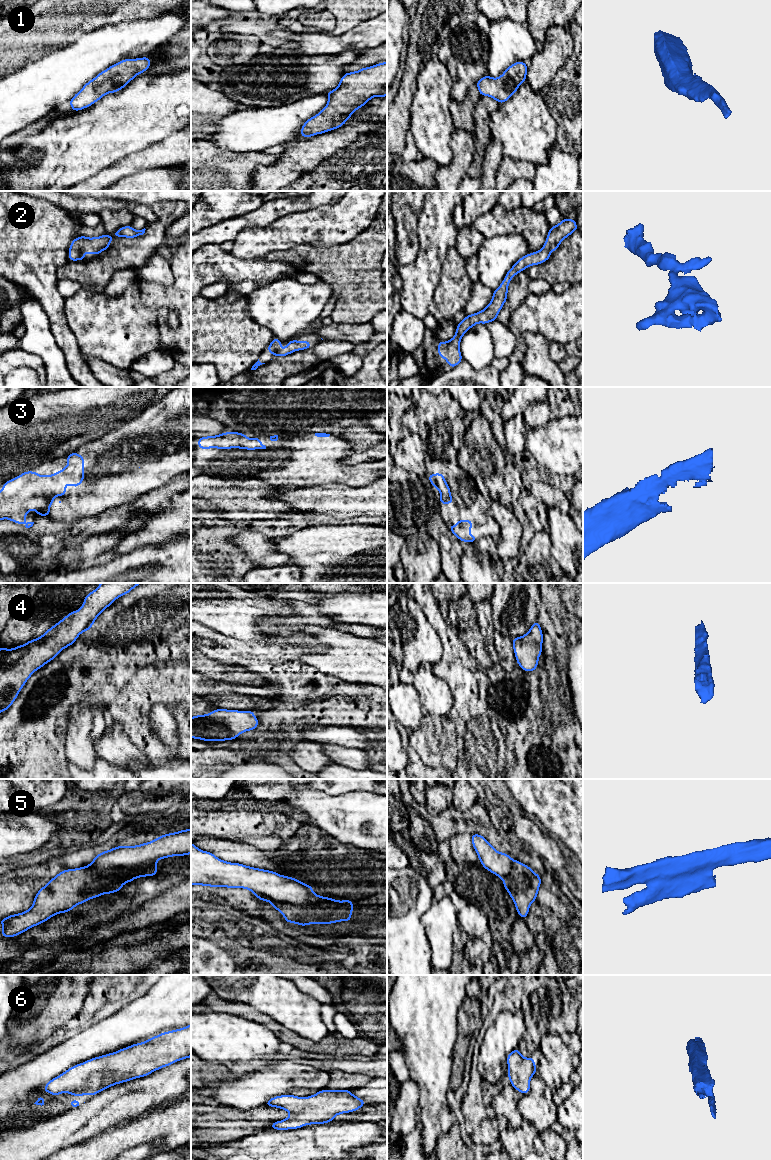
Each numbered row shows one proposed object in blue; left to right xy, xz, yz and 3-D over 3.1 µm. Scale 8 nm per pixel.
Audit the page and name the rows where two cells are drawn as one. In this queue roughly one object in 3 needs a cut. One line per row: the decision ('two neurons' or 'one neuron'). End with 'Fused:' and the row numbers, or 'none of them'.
1: one neuron
2: one neuron
3: one neuron
4: one neuron
5: two neurons
6: one neuron
Fused: 5

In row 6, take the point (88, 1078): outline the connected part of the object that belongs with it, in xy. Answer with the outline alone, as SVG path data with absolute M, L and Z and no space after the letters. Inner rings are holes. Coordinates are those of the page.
M191 1024L77 1064L49 1080L43 1090L52 1094L53 1097L60 1093L69 1093L73 1096L96 1095L110 1086L145 1077L156 1070L189 1057L191 1057Z

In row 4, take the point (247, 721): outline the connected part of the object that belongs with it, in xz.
M216 709L209 714L191 717L191 738L204 741L234 740L241 733L255 730L259 724L254 711L238 711L227 709Z

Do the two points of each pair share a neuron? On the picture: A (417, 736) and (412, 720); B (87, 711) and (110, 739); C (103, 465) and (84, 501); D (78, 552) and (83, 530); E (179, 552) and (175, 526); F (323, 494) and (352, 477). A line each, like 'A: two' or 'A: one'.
A: two
B: two
C: one
D: two
E: two
F: two

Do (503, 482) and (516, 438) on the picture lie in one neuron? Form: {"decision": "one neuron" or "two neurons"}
{"decision": "two neurons"}

